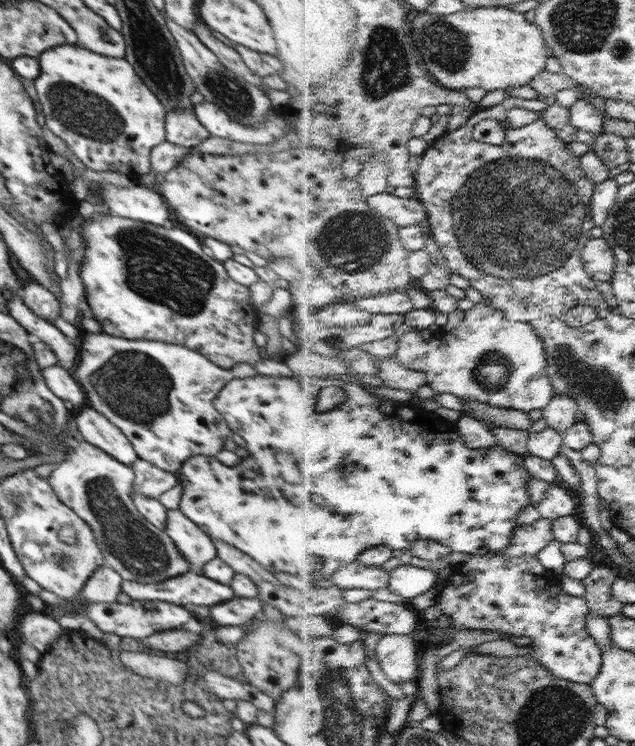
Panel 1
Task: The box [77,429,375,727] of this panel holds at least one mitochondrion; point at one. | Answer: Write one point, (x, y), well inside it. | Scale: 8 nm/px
(141, 552)

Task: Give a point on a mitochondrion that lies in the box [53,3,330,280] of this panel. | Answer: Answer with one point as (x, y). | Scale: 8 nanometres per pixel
(231, 92)

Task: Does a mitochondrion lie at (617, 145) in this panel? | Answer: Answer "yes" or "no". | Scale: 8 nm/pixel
no

